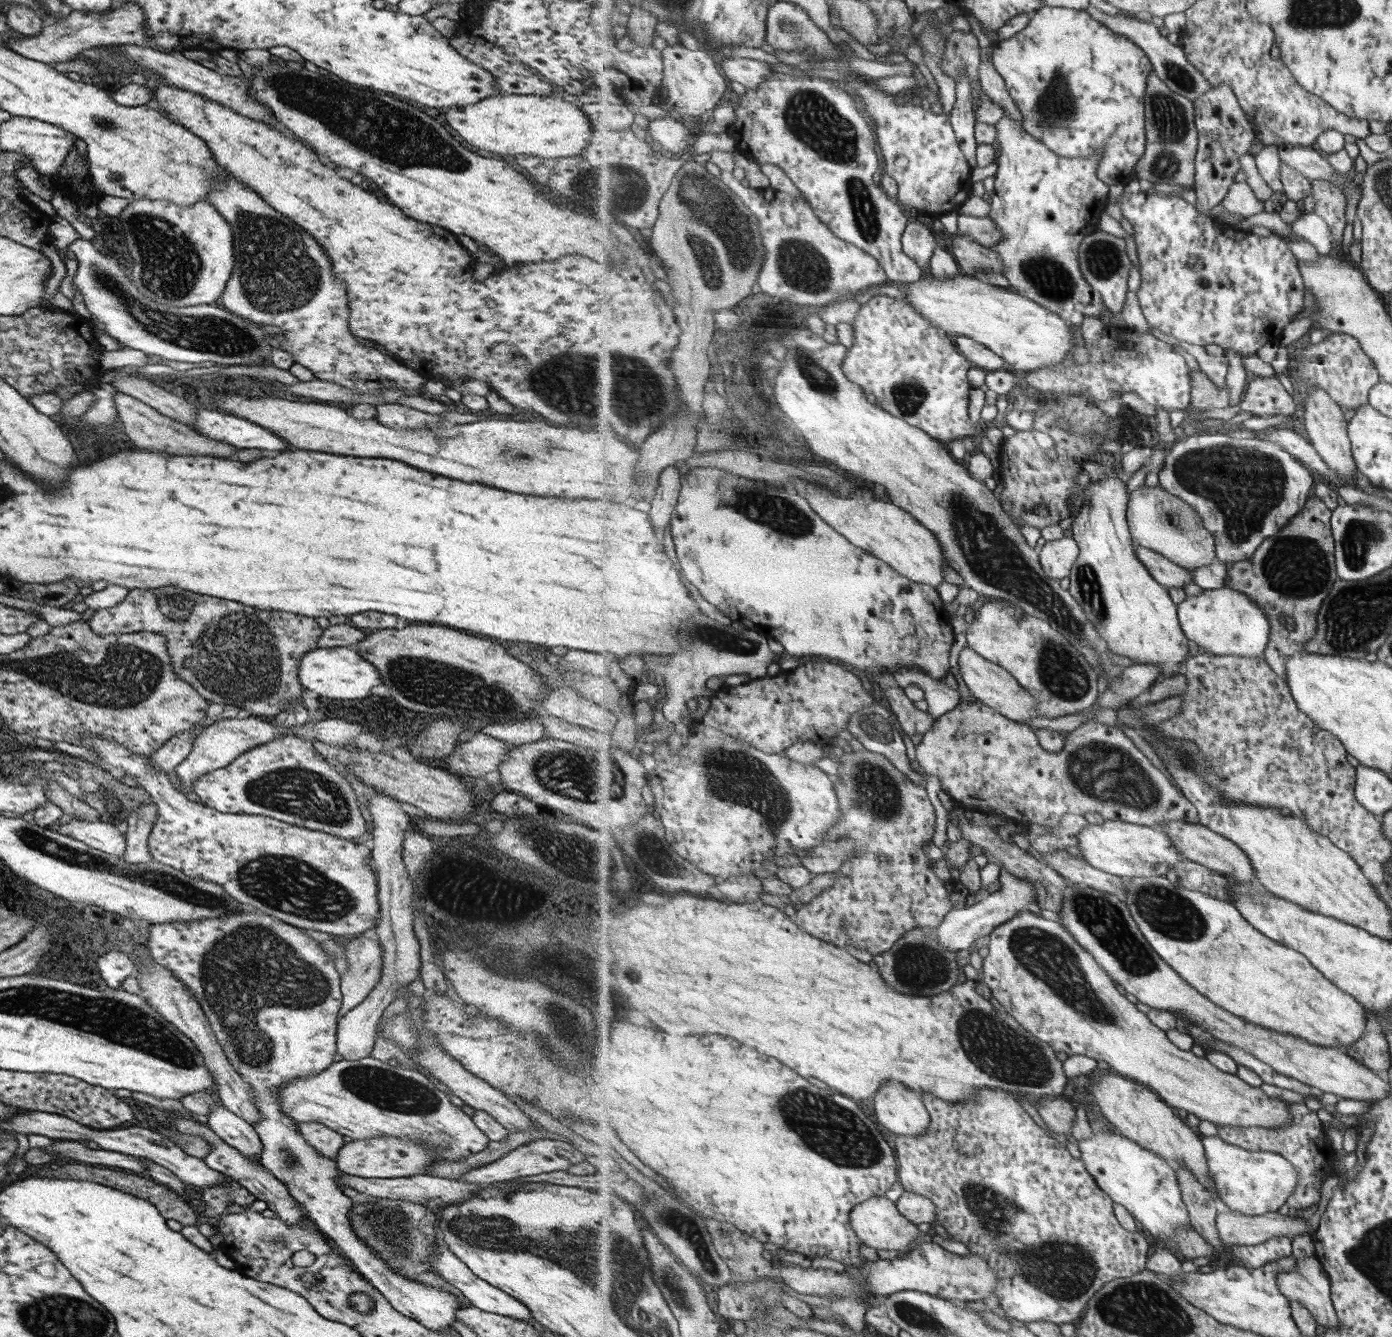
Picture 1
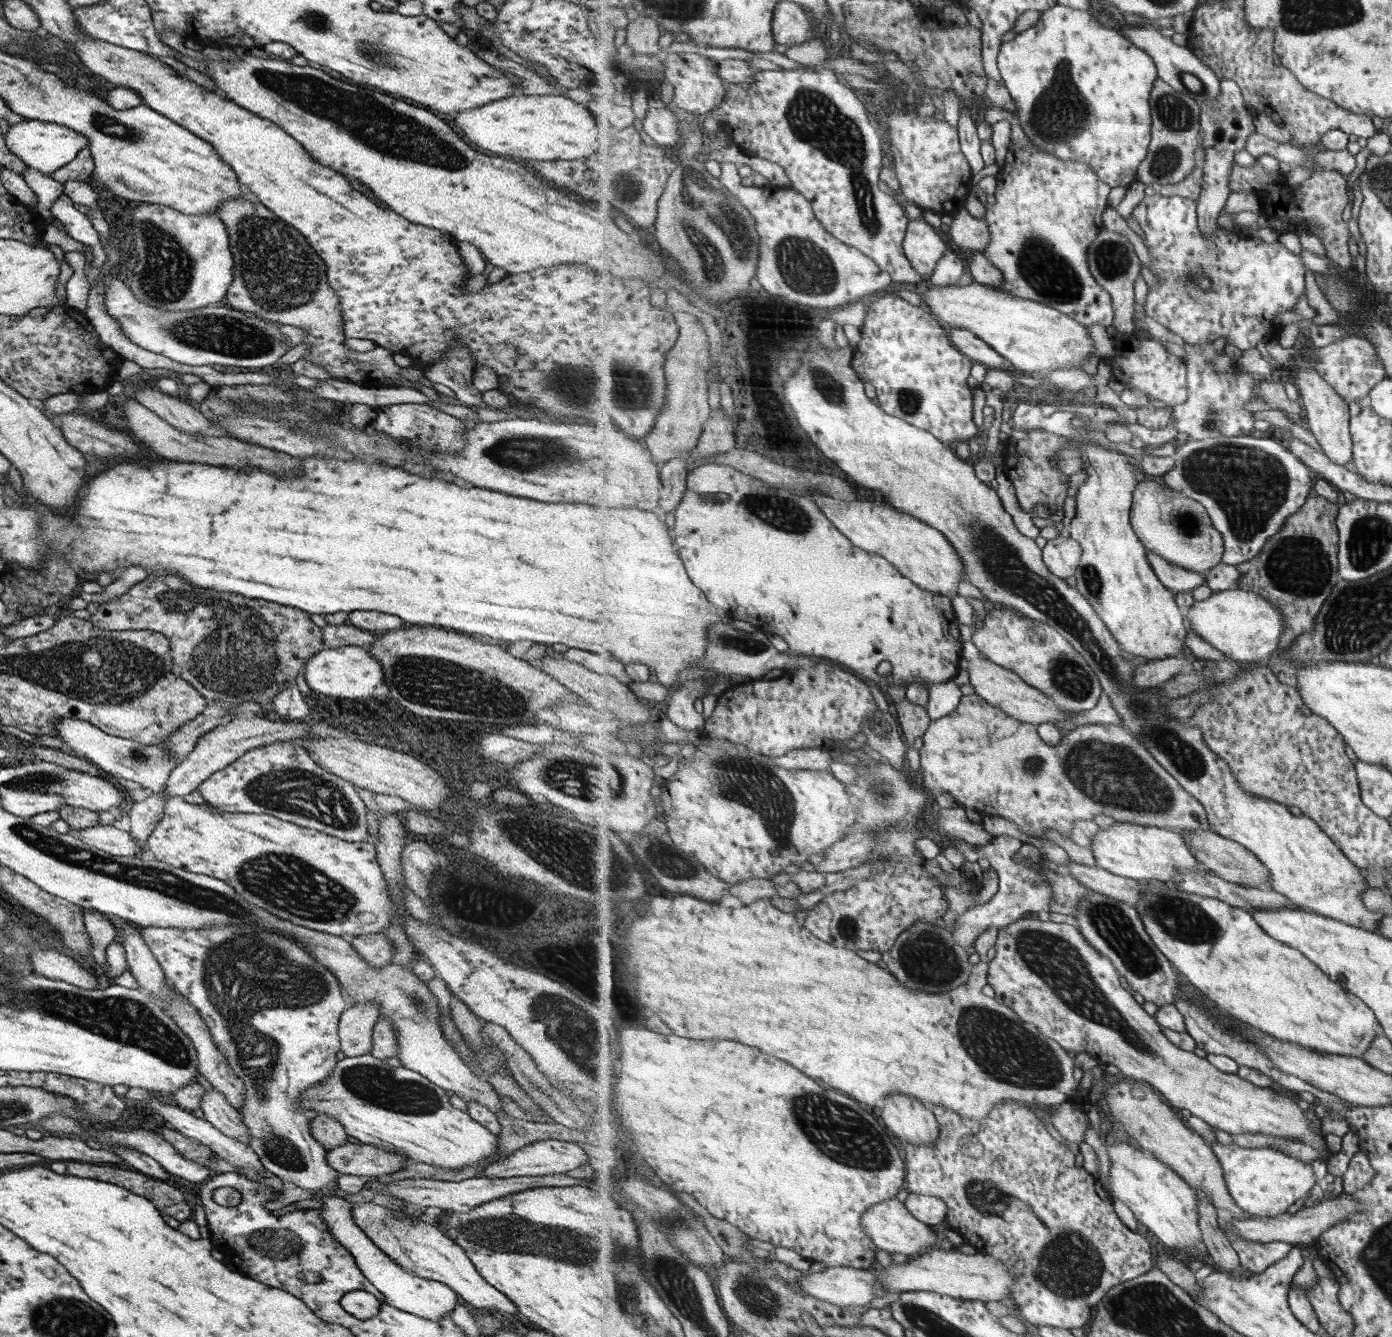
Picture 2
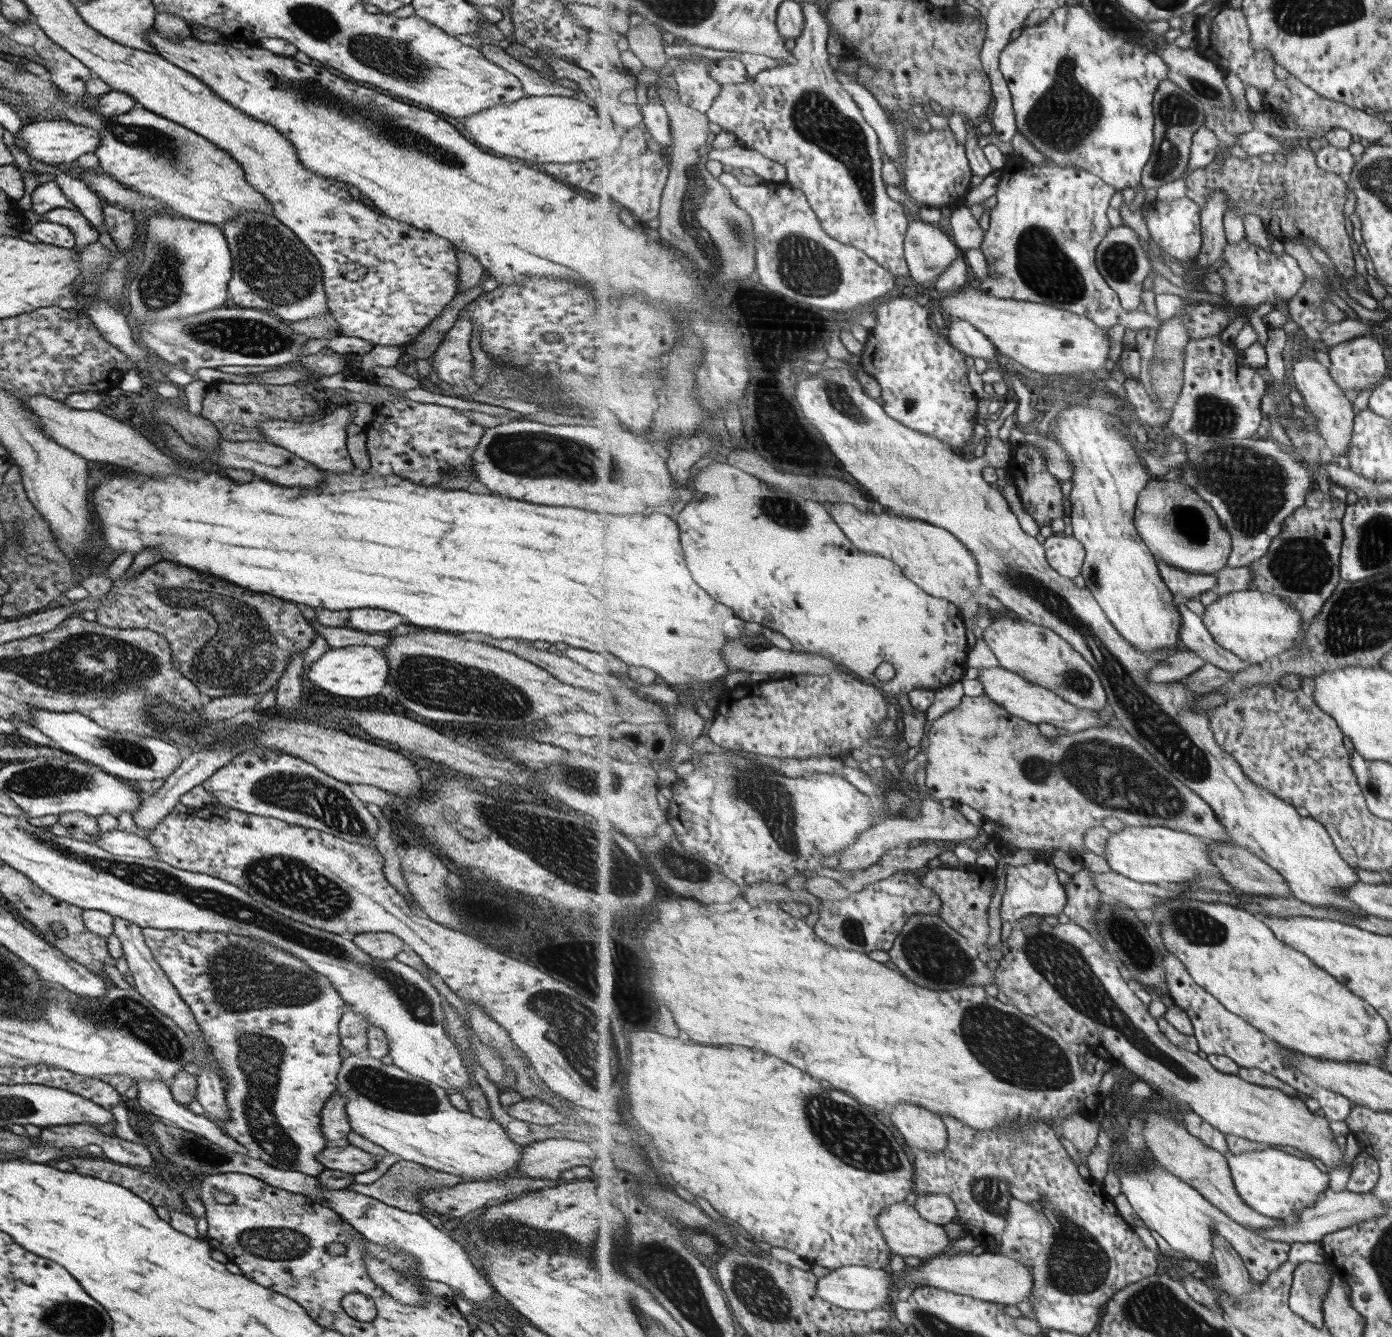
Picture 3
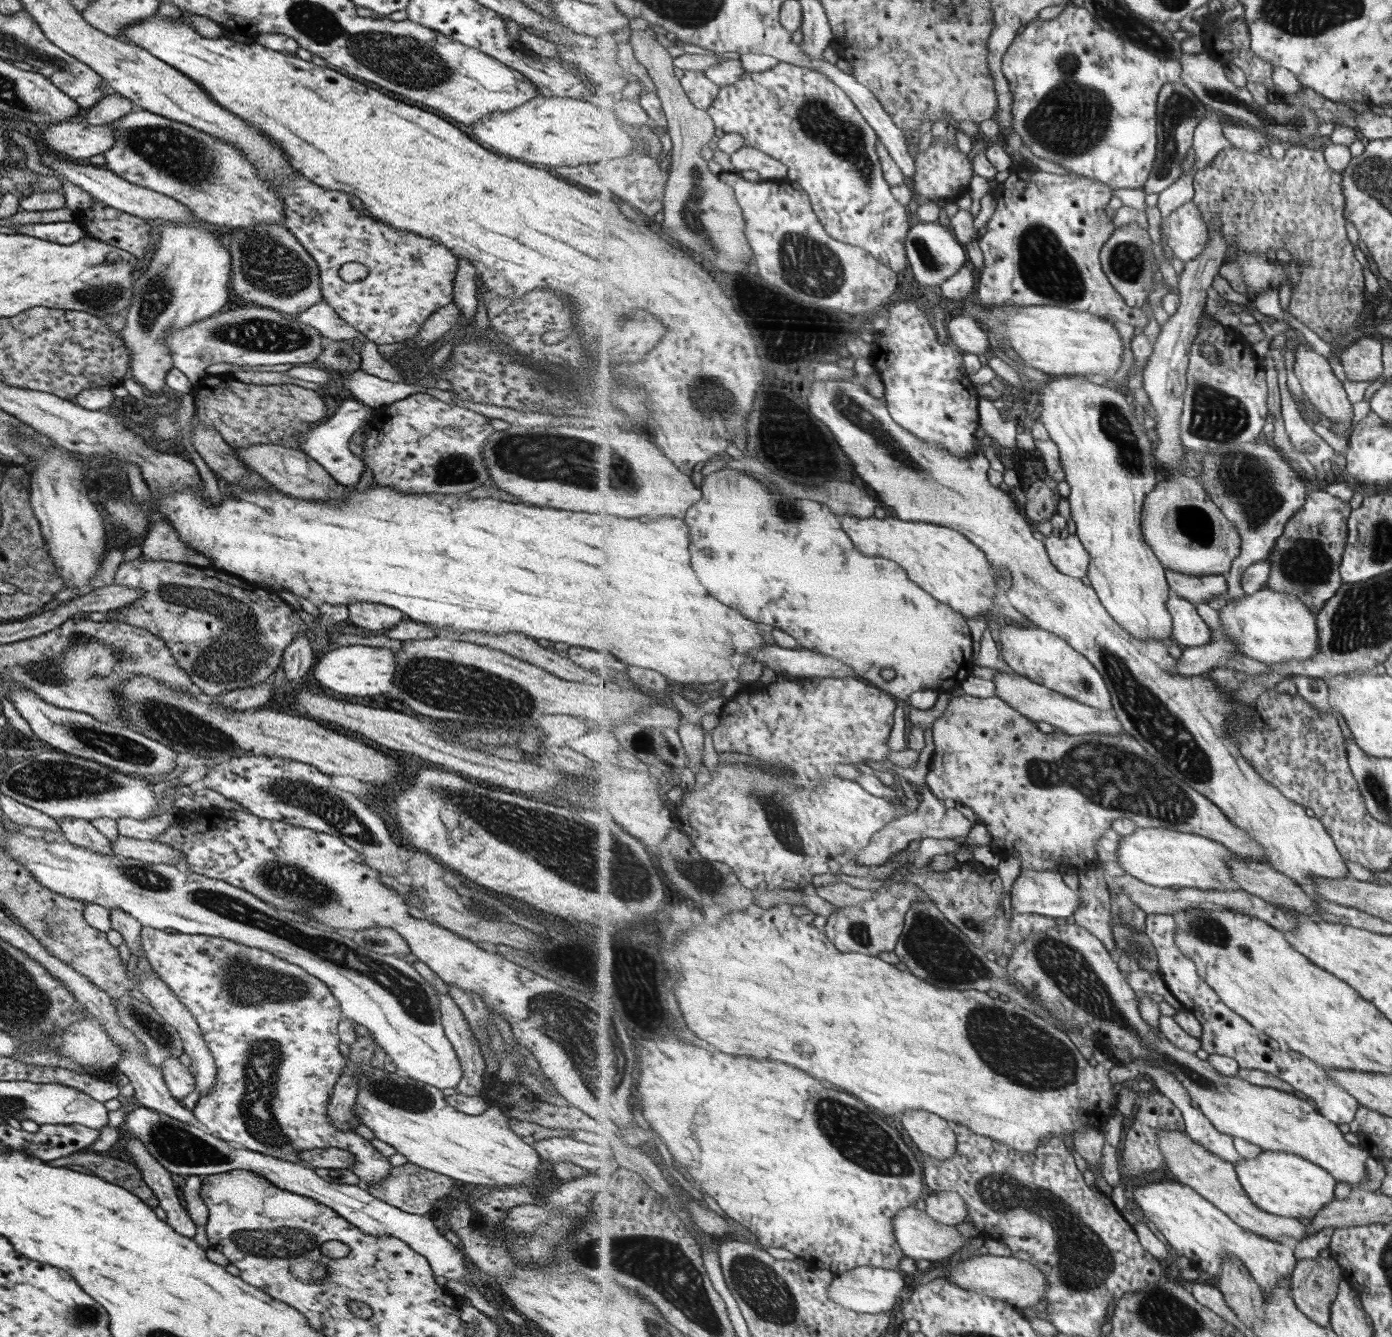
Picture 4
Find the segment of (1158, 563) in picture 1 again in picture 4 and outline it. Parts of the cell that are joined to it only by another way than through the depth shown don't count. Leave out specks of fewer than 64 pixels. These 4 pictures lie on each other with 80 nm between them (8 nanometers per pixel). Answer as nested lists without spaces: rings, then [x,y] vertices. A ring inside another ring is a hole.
[[[1166,569],[1166,577],[1175,594],[1195,604],[1208,603],[1229,590],[1226,574],[1193,576]]]

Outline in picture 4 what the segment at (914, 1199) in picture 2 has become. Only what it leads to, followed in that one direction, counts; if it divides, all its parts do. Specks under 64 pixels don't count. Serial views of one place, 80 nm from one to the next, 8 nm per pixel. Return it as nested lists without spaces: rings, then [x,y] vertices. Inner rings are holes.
[[[955,1191],[928,1193],[924,1200],[925,1212],[933,1220],[949,1226],[967,1222],[969,1207],[959,1193]]]

